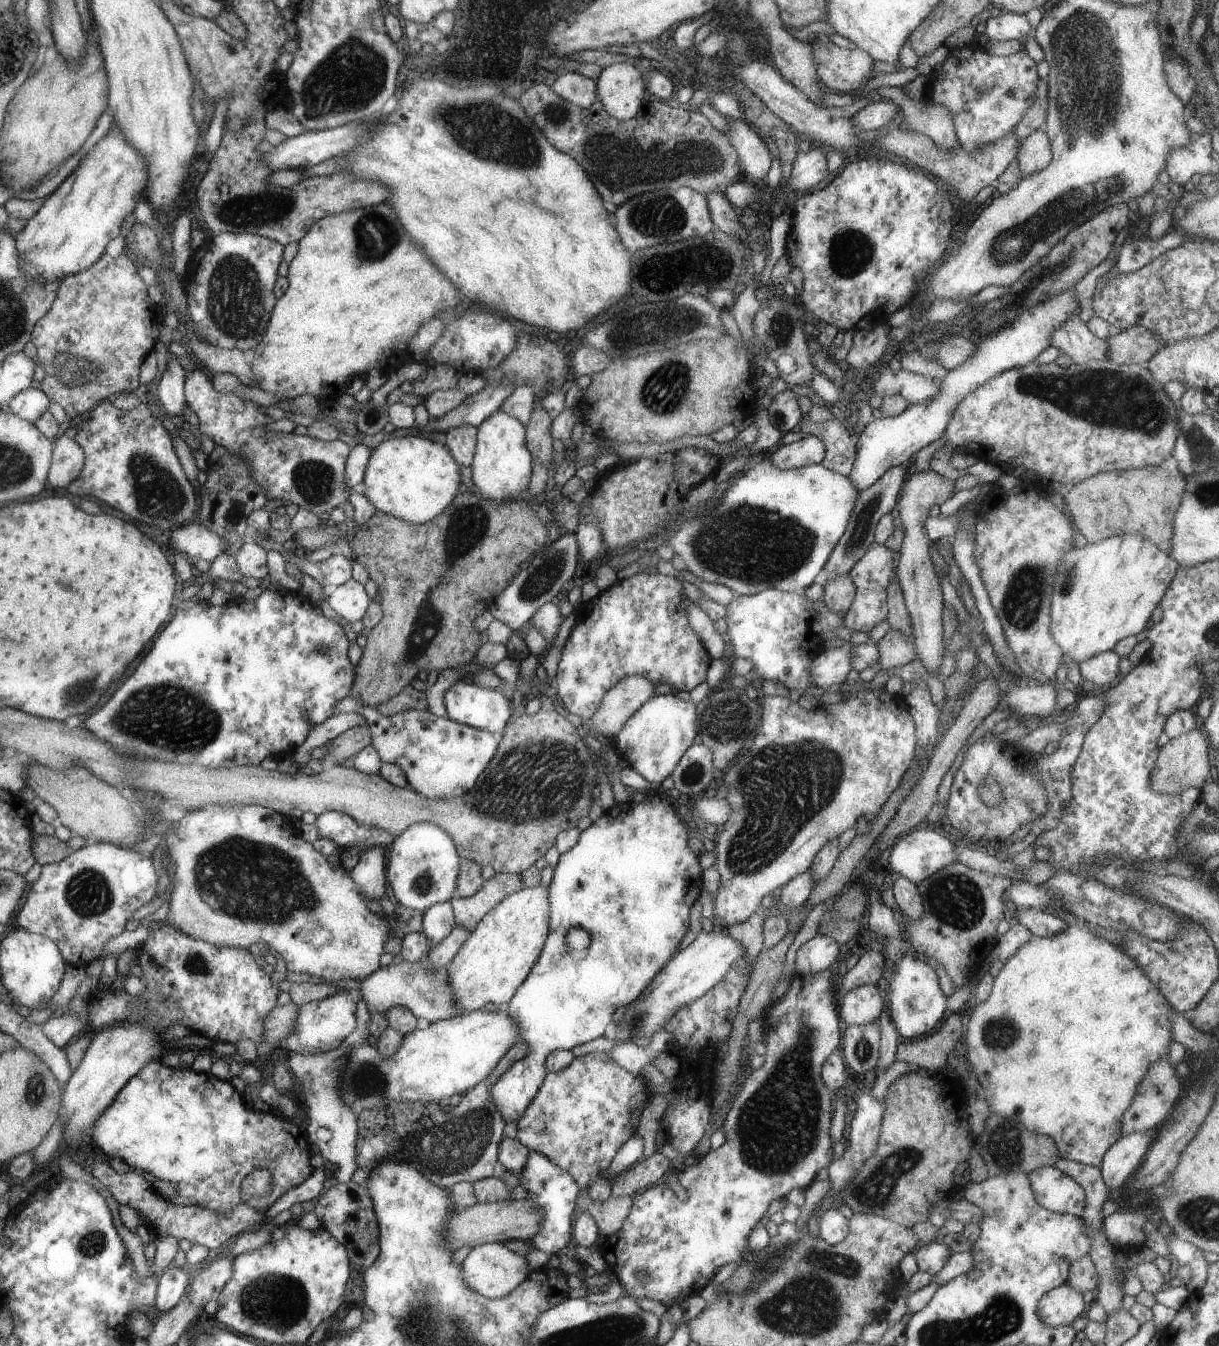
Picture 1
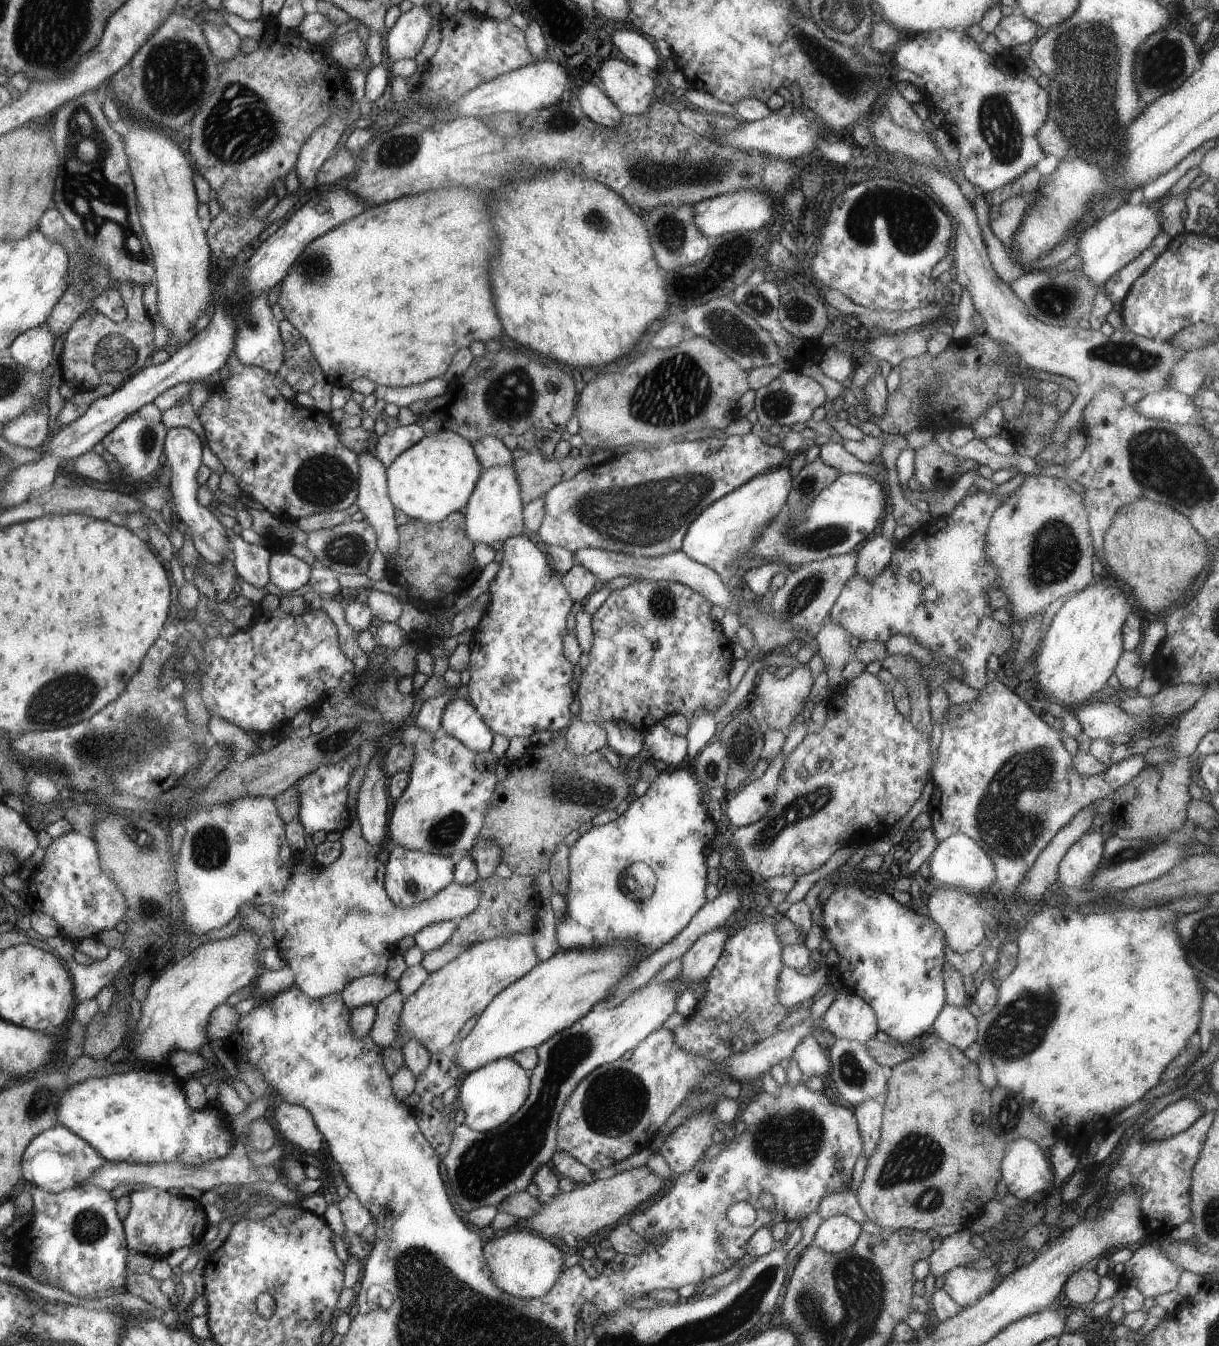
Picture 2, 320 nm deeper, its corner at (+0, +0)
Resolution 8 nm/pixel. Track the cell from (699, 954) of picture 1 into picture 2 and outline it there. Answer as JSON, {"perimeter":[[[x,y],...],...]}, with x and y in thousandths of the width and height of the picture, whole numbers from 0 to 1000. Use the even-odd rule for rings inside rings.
{"perimeter":[[[546,729],[541,731],[528,733],[513,740],[506,748],[491,748],[486,750],[479,756],[473,758],[469,763],[448,773],[440,778],[441,790],[437,793],[436,808],[430,822],[410,837],[404,840],[390,840],[379,835],[372,839],[370,851],[367,858],[363,860],[366,867],[366,880],[368,886],[377,899],[386,900],[392,897],[408,897],[419,887],[432,885],[437,878],[438,873],[445,866],[451,866],[451,862],[457,854],[457,840],[459,834],[460,825],[464,816],[486,796],[495,790],[504,789],[512,785],[512,782],[520,780],[523,776],[533,768],[542,764],[543,760],[554,752],[555,744],[560,734],[555,730]]]}

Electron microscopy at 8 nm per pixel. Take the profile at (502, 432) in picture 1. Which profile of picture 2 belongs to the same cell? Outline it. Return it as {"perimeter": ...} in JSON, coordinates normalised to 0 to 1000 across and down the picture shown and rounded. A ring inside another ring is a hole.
{"perimeter":[[[421,346],[396,349],[381,379],[383,399],[386,399],[390,405],[395,403],[404,405],[405,403],[410,403],[410,401],[413,403],[430,396],[428,379],[431,379],[431,376],[428,374],[429,371],[427,371],[427,366],[427,357]]]}

